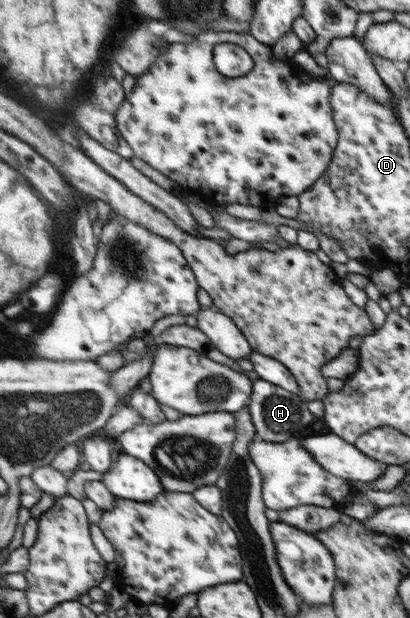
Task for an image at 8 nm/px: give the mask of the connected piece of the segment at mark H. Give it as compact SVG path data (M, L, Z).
M255 378L253 385L252 401L249 403L252 423L256 427L256 433L263 441L283 443L289 441L289 437L301 435L301 430L313 421L313 415L308 411L308 403L303 402L298 395L294 395L281 387L277 387Z

